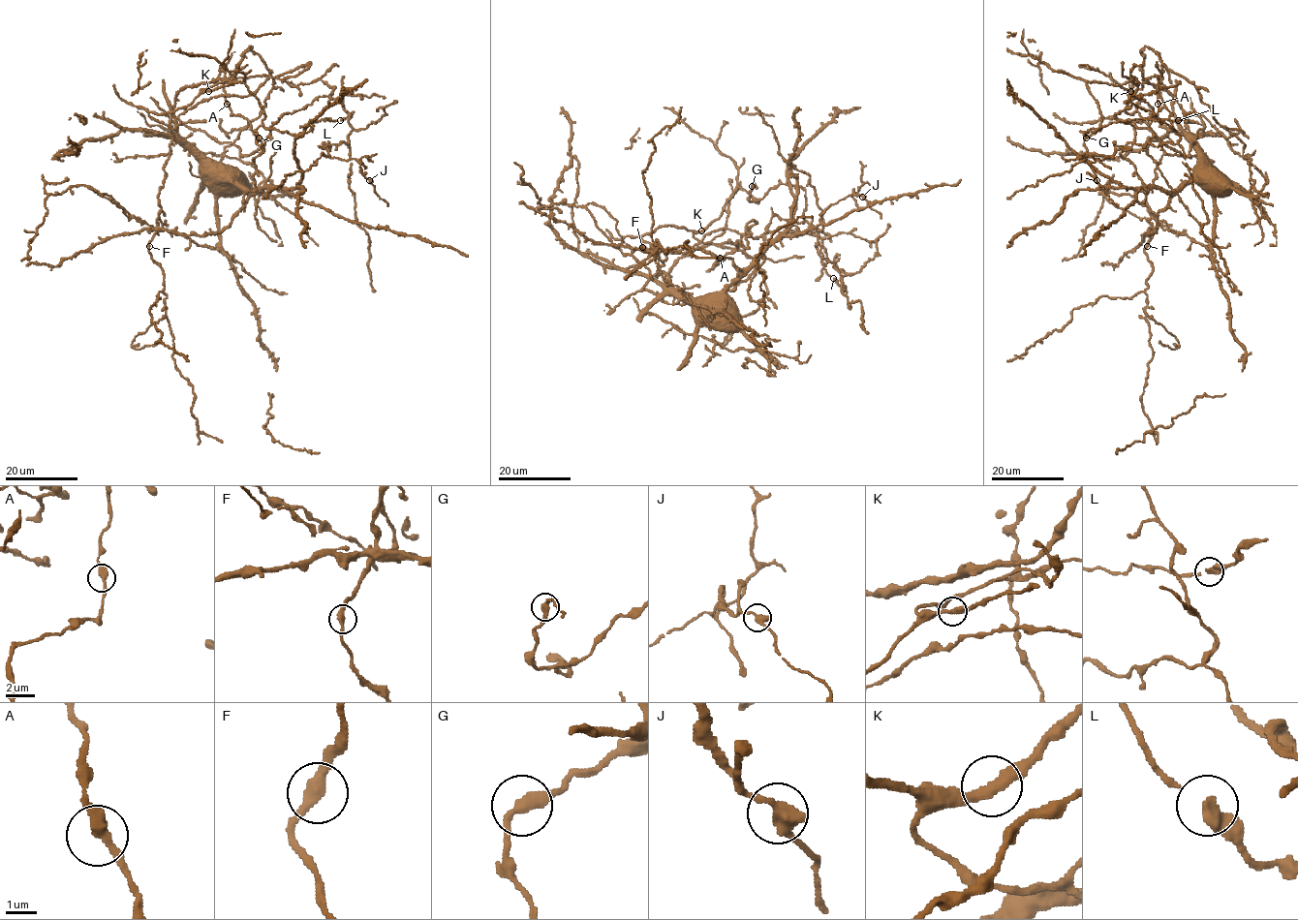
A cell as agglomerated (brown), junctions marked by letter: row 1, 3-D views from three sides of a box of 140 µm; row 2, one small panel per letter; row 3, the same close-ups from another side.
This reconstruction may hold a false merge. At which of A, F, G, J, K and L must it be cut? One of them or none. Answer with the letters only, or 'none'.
none

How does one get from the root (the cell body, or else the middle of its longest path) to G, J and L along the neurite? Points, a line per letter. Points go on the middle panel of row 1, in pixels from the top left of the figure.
G: (722, 316), (666, 282), (651, 246), (666, 255), (641, 237), (701, 231), (737, 186), (757, 202), (752, 186)
J: (722, 316), (723, 294), (763, 261), (775, 215), (818, 236), (841, 280), (817, 248), (820, 215), (862, 197)
L: (722, 316), (641, 237), (701, 231), (737, 186), (757, 202), (801, 186), (833, 279)

